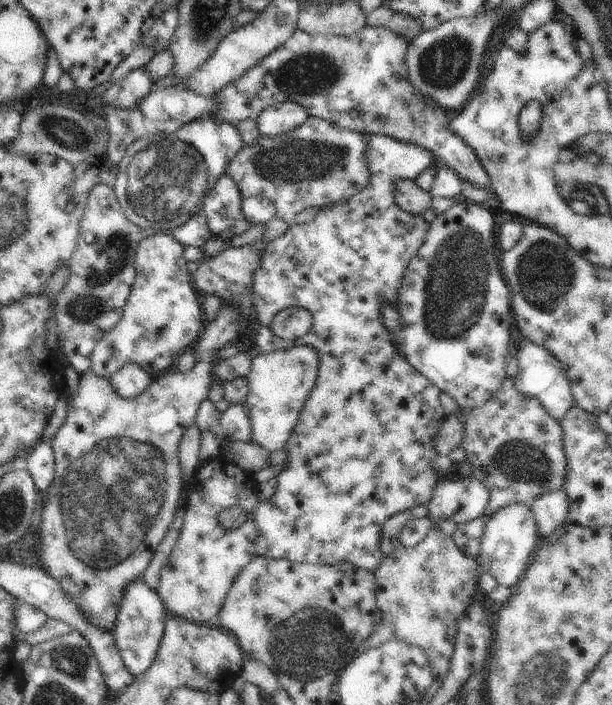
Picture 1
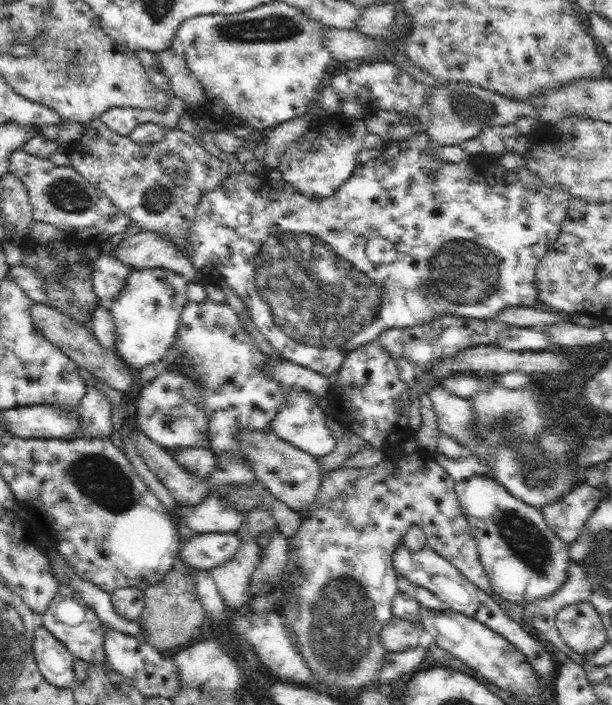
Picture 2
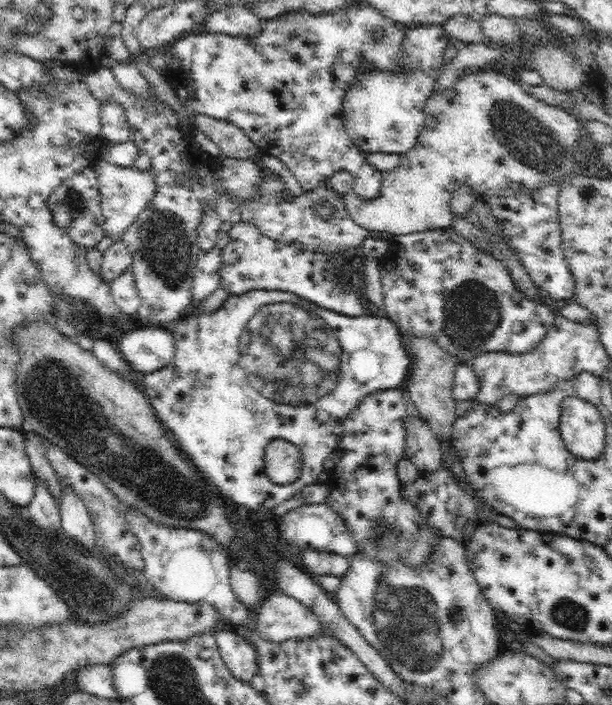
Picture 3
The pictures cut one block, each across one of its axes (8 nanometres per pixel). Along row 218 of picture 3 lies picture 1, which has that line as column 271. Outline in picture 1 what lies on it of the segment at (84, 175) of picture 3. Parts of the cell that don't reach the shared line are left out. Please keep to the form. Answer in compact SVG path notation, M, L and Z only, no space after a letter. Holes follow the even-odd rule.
M366 25L361 31L358 31L356 34L353 34L351 37L340 36L340 35L311 35L307 32L301 31L298 29L288 42L285 42L282 46L279 46L270 56L267 56L262 62L259 62L255 67L252 67L249 71L246 71L237 81L233 83L228 83L223 89L216 94L217 99L221 106L216 113L213 113L210 117L214 120L222 120L228 122L228 119L234 118L238 119L240 122L245 118L252 117L256 119L257 116L264 110L269 104L272 104L276 101L296 101L300 104L303 104L310 115L315 117L320 117L323 119L332 120L337 122L340 126L345 126L350 130L355 130L361 133L384 133L390 136L393 136L395 139L401 140L405 143L414 143L428 150L432 151L434 158L444 159L447 163L455 168L458 174L463 180L470 181L477 187L482 187L483 189L491 188L491 180L489 174L486 172L486 169L482 166L481 160L478 158L478 155L460 138L458 135L455 135L449 129L449 122L452 120L452 115L449 112L446 112L445 109L438 107L432 100L428 100L426 96L422 95L417 91L417 89L410 82L408 76L408 67L405 61L405 52L407 51L408 45L407 41L404 38L395 34L394 31L386 27L371 27Z

